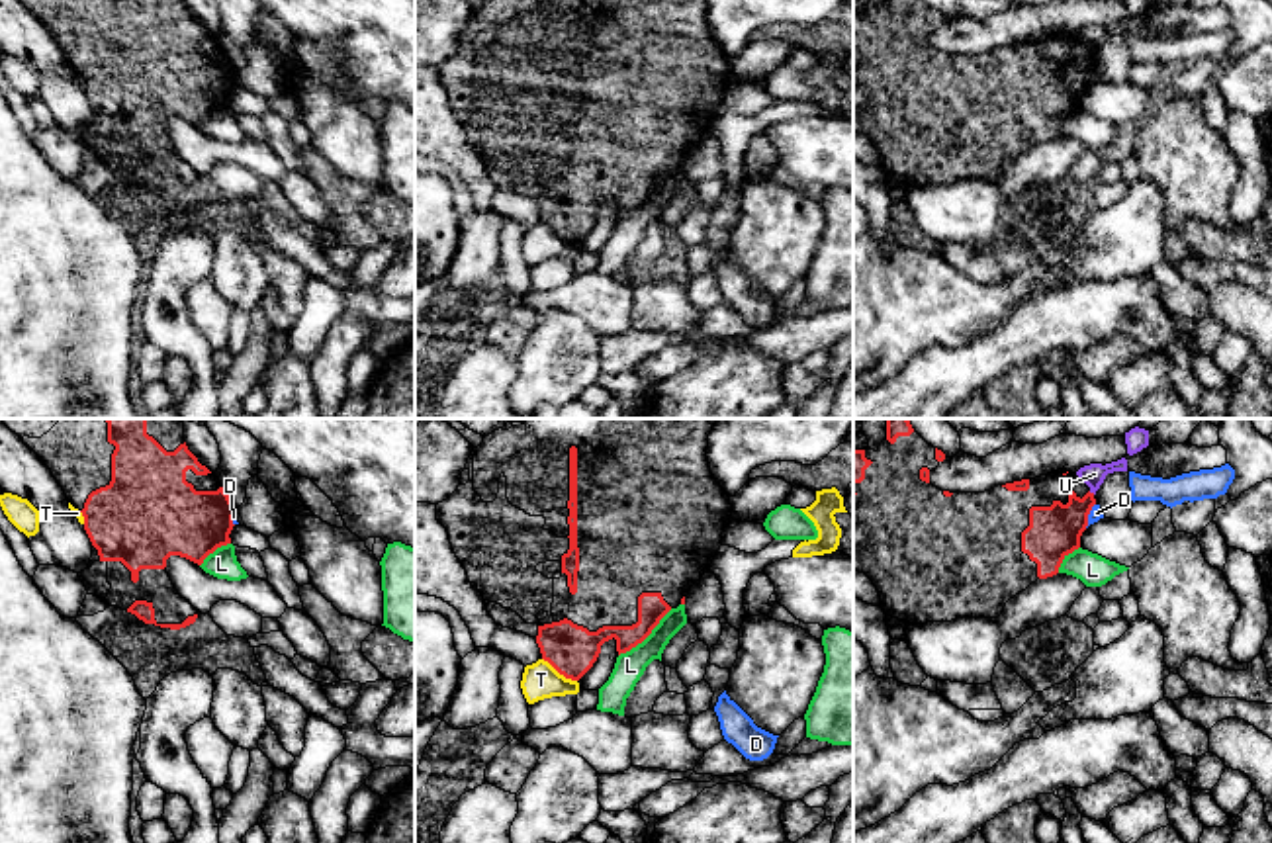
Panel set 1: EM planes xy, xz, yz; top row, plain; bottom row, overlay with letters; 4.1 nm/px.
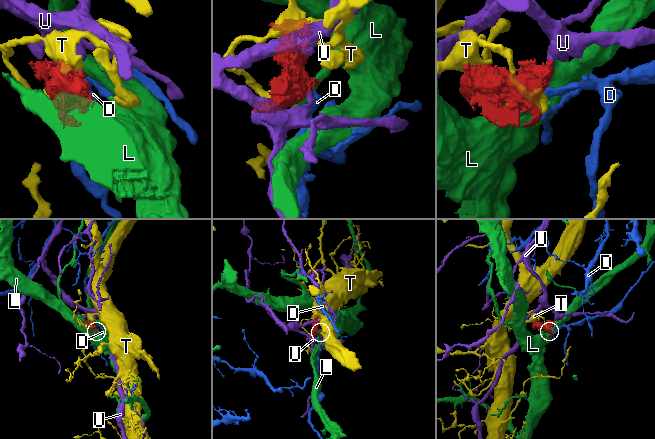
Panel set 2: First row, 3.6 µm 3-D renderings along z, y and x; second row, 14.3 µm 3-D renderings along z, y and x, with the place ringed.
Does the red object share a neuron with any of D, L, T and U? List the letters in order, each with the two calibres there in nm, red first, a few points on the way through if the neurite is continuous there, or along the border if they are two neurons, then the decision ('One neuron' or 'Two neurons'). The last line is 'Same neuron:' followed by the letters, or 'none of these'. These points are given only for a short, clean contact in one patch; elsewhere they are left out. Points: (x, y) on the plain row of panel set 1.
D: Thickness 220 nm (red) against 60 nm. Boundary: yz (1094, 65), (1085, 88). Two neurons
L: Thickness 120 nm (red) against 120 nm. Boundary: xz (672, 171), (640, 204), (619, 218). Two neurons
T: Thickness 200 nm (red) against 150 nm. Two neurons
U: Thickness 220 nm (red) against 90 nm. Boundary: yz (1089, 53), (1094, 55). Two neurons
Same neuron: none of these

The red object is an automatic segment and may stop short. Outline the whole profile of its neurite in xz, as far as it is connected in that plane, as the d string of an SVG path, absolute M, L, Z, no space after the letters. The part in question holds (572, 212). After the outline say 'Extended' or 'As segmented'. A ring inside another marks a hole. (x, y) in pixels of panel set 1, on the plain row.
M483 0L458 51L436 67L436 82L495 186L534 200L544 223L579 243L605 203L614 200L618 217L630 213L708 135L732 67L710 35L706 8L708 0Z. Extended

